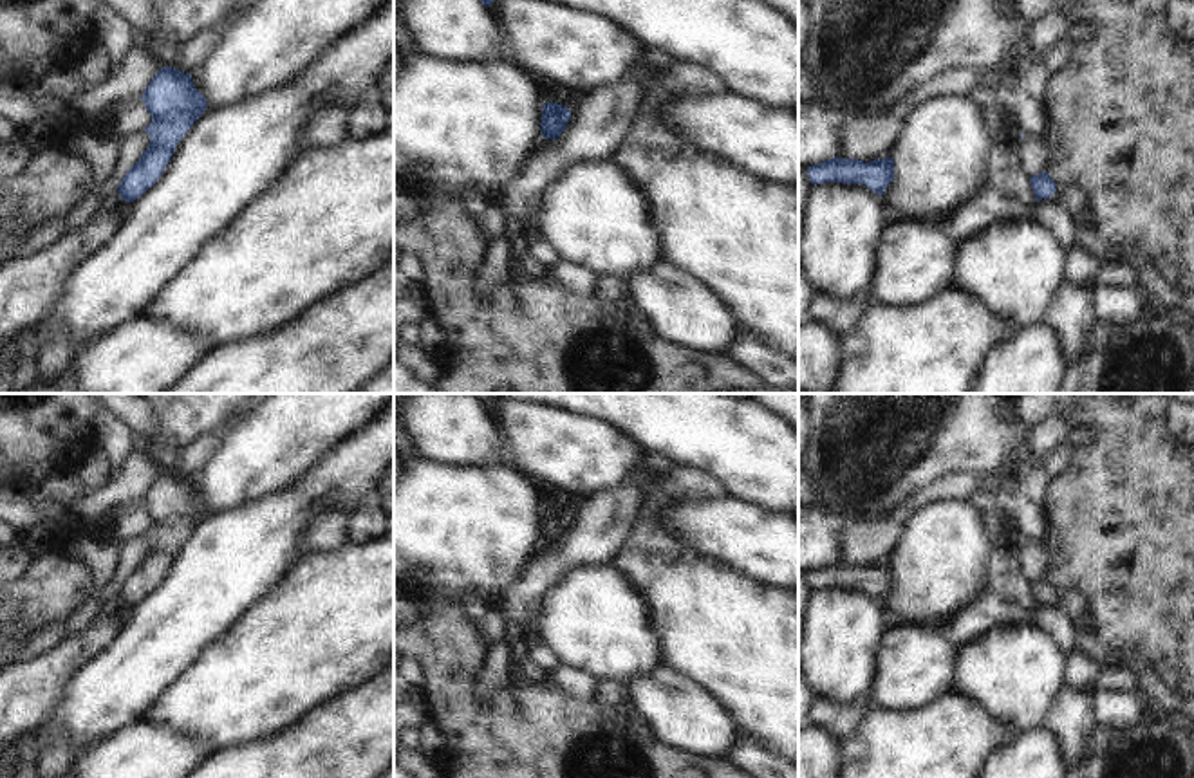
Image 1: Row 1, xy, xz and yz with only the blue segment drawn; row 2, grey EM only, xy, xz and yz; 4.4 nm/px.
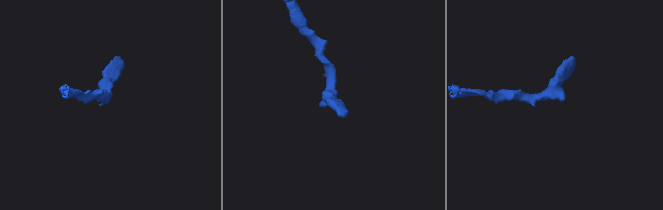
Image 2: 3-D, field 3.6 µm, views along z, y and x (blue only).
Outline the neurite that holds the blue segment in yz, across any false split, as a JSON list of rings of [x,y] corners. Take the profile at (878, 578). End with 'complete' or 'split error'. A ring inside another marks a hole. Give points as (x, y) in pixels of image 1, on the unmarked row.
[[[833,561],[807,570],[807,579],[813,590],[822,587],[865,588],[874,597],[883,599],[894,583],[894,565],[887,561],[863,567]]] | complete

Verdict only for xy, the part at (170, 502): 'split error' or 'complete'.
complete

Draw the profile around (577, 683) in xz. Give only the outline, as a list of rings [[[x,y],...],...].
[[[556,666],[549,671],[551,681],[567,695],[587,700],[598,679],[574,666]]]

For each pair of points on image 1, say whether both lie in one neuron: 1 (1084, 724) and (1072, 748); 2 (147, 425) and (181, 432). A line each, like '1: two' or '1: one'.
1: one
2: two

